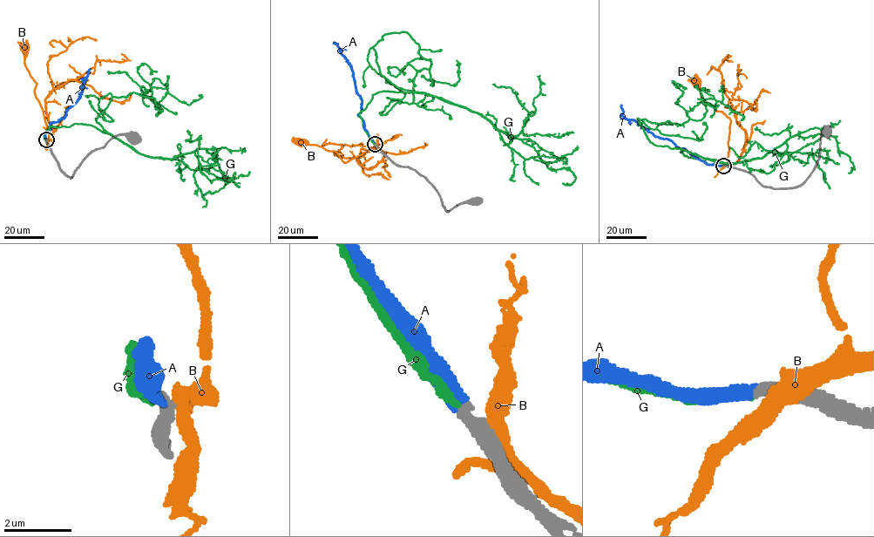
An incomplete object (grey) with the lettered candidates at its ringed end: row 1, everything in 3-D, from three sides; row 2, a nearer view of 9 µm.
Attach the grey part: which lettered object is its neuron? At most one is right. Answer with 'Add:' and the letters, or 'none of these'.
Add: A

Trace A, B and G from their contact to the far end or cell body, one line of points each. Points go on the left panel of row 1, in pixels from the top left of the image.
A: (45, 139), (50, 124), (64, 118), (67, 110), (79, 98), (90, 69)
B: (46, 139), (49, 132), (43, 108), (36, 97), (37, 84), (25, 66), (23, 49)
G: (45, 139), (73, 124), (112, 135), (96, 118), (112, 97), (161, 111), (140, 87), (156, 116)

